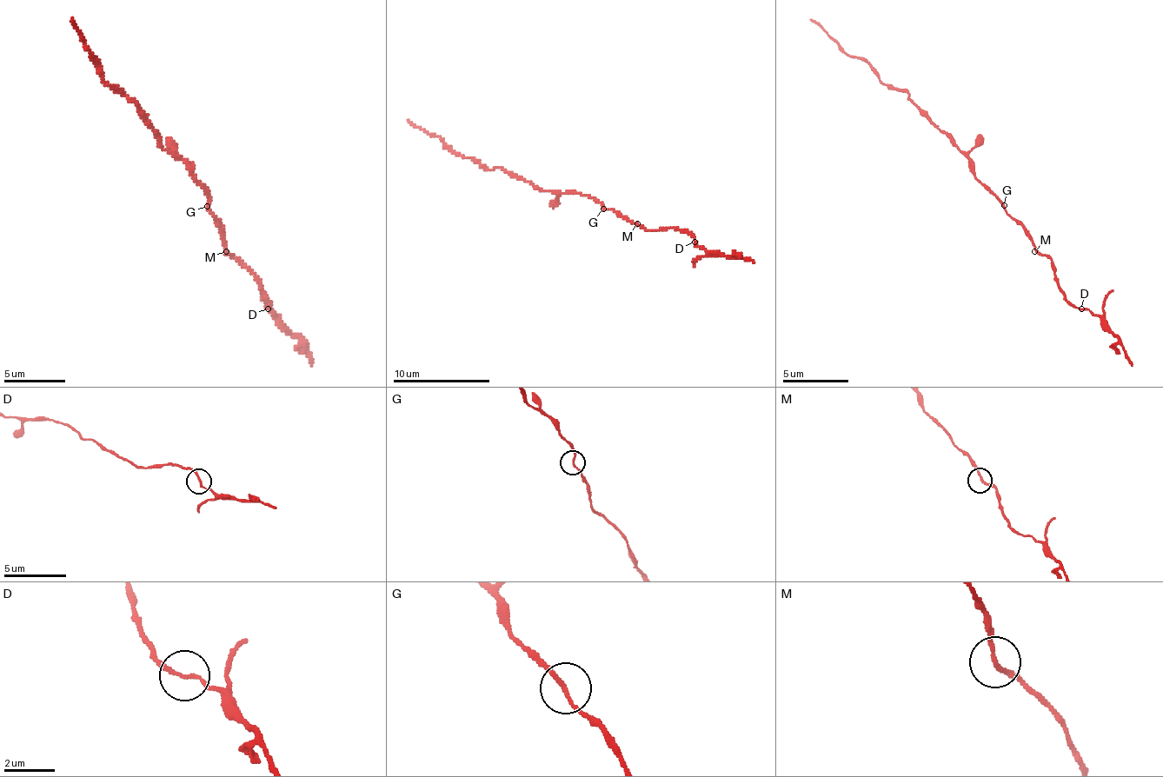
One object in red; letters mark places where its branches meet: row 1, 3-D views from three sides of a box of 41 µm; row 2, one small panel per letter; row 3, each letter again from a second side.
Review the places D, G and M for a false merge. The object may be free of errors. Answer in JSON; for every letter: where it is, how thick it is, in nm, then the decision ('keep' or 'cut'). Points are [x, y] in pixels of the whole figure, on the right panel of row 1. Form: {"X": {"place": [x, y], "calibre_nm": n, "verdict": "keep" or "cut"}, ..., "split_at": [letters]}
{"D": {"place": [1081, 308], "calibre_nm": 150, "verdict": "keep"}, "G": {"place": [1004, 205], "calibre_nm": 130, "verdict": "keep"}, "M": {"place": [1034, 251], "calibre_nm": 150, "verdict": "keep"}, "split_at": []}

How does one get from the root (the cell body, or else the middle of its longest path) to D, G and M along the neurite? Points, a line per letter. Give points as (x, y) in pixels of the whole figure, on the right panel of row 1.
D: (980, 183), (999, 199), (1007, 215), (1024, 229), (1034, 248), (1049, 257), (1056, 288), (1081, 308)
G: (980, 183), (1005, 206)
M: (980, 183), (999, 199), (1007, 215), (1024, 229), (1033, 242), (1034, 251)

